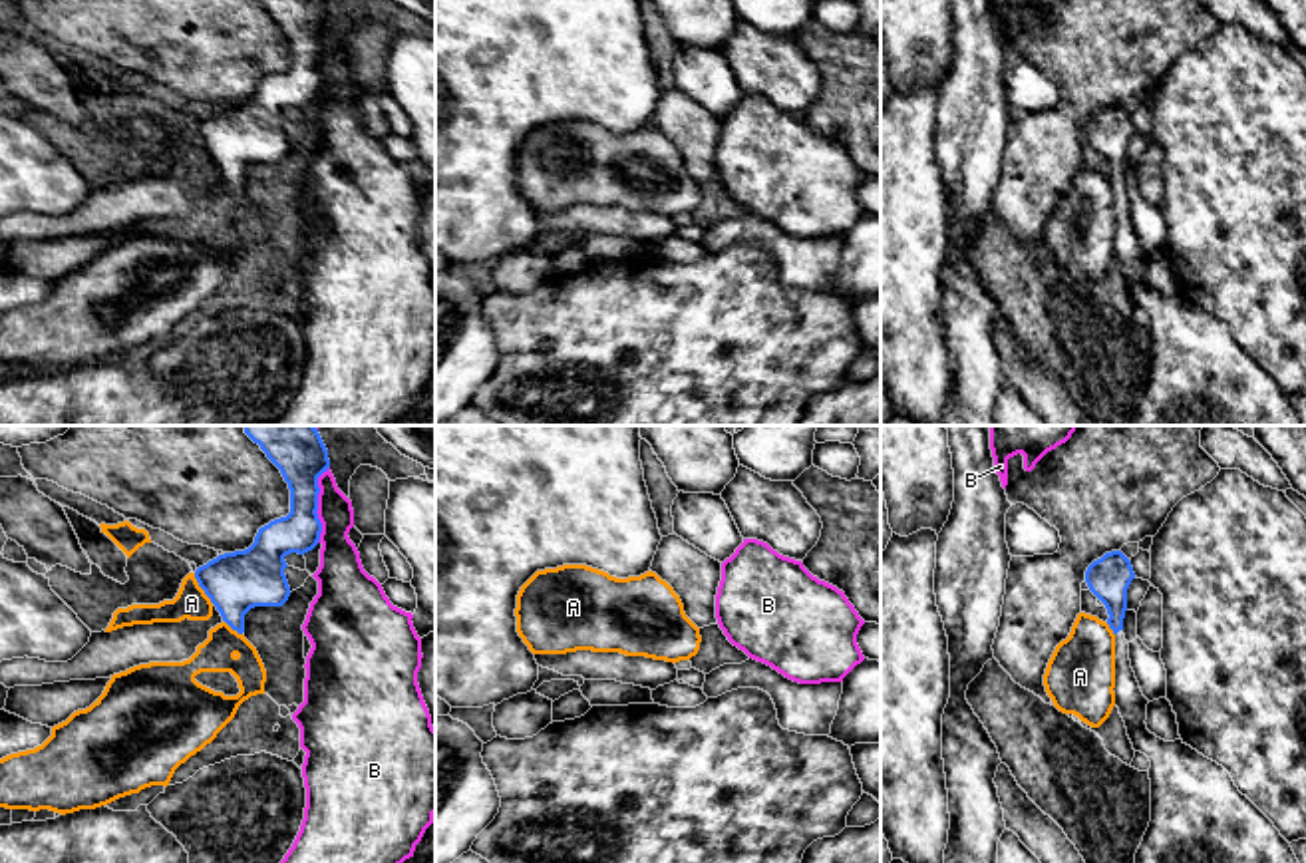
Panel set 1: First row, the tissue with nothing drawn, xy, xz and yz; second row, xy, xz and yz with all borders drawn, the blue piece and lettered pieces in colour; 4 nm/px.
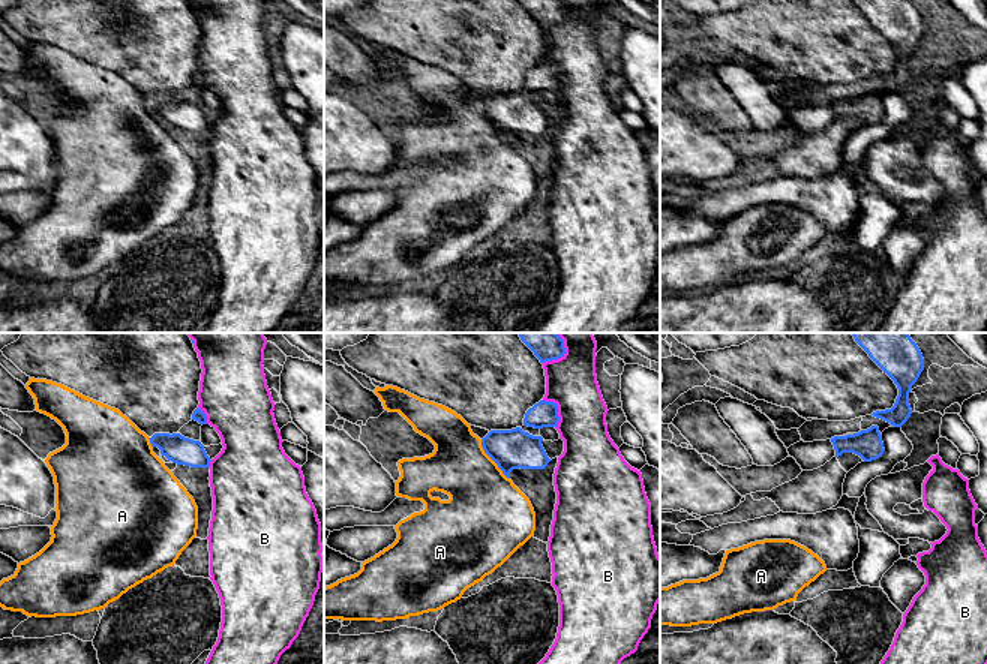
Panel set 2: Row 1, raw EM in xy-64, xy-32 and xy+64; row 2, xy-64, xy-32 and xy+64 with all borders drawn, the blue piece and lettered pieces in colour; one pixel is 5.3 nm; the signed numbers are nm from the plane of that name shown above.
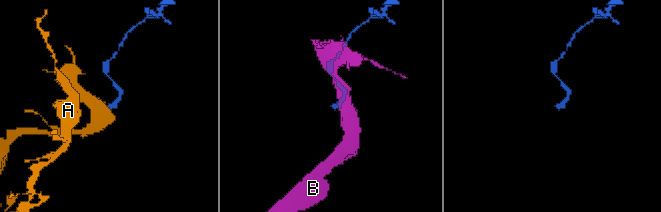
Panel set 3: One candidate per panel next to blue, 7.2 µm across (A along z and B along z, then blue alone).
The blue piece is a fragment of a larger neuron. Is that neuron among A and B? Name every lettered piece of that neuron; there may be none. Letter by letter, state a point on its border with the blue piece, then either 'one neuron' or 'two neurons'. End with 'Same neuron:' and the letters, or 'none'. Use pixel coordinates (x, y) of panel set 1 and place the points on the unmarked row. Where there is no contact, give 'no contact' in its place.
A: xy (201, 142) | two neurons
B: xy (317, 58) | two neurons
Same neuron: none

